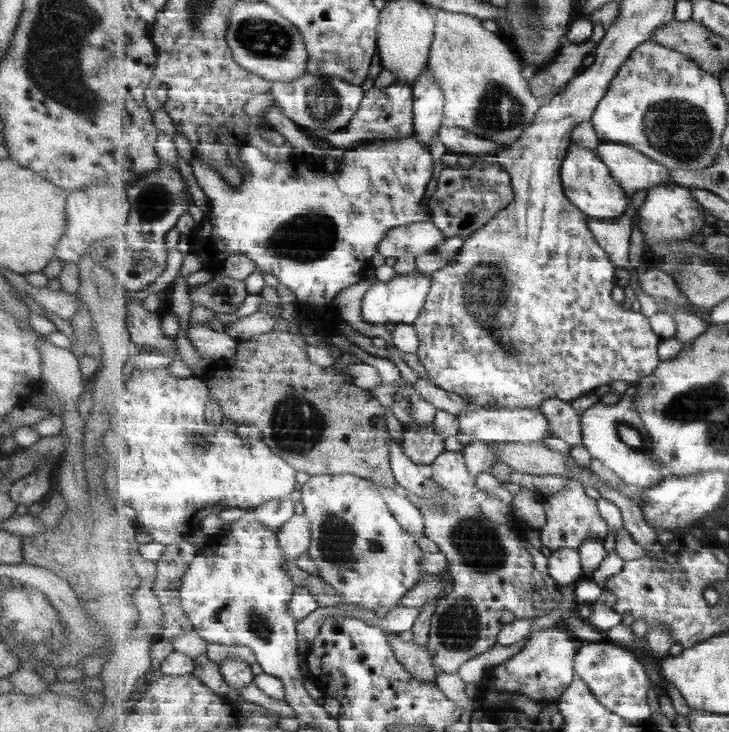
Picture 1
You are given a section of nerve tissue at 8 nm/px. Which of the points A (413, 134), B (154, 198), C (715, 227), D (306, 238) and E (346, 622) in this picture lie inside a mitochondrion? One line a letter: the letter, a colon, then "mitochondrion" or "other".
A: other
B: mitochondrion
C: other
D: mitochondrion
E: other

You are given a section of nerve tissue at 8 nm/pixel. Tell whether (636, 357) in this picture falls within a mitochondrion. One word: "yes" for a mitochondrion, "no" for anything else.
no

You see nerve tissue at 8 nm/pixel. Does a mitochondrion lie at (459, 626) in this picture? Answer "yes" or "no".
yes

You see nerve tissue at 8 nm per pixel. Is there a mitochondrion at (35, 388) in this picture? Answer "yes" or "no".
no

